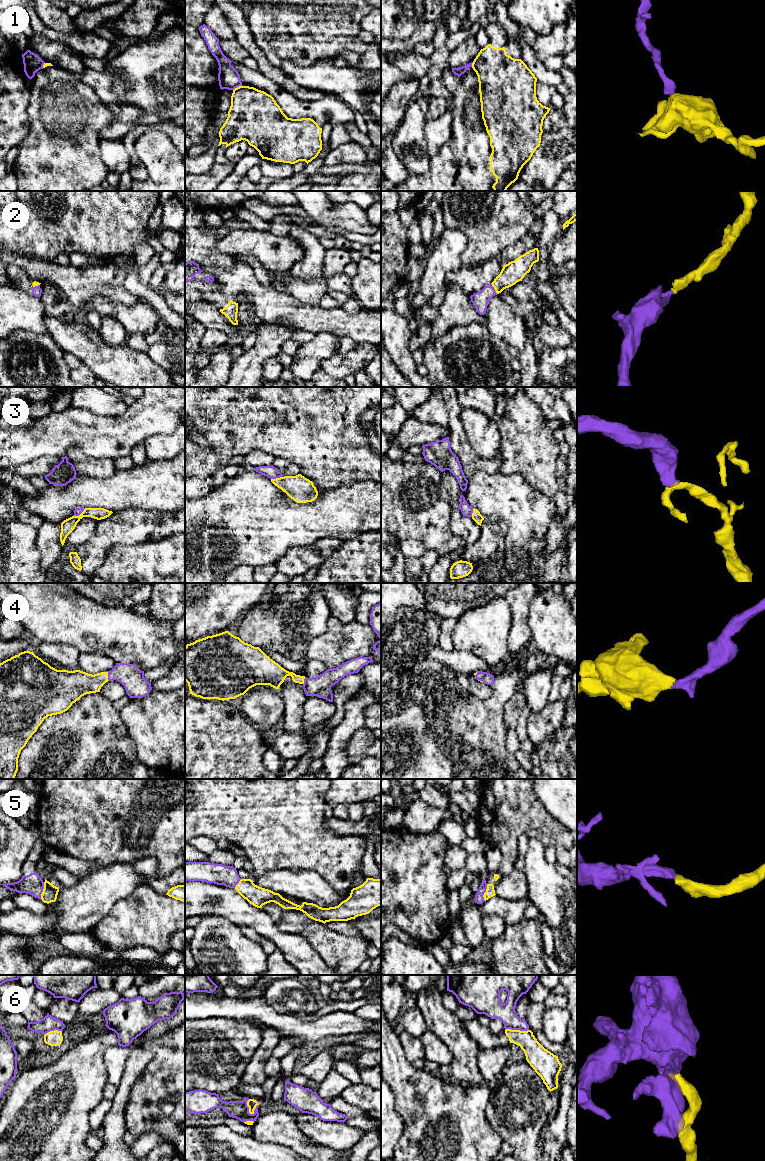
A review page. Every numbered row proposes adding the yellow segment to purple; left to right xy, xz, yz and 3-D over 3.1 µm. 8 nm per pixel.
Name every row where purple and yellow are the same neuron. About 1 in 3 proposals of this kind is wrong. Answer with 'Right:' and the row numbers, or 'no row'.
Right: 2, 3, 4, 5

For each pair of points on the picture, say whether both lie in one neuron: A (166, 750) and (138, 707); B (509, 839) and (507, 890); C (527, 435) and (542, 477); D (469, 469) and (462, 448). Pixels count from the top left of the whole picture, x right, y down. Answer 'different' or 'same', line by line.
A: same
B: different
C: same
D: same

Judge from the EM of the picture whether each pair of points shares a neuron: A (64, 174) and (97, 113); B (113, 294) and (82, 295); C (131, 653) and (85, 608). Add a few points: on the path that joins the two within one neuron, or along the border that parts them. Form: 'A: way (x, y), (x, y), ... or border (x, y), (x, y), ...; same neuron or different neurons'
A: way (79, 159), (82, 156), (80, 137), (85, 128); same neuron
B: way (105, 290), (90, 290); same neuron
C: way (120, 642), (96, 619); same neuron

